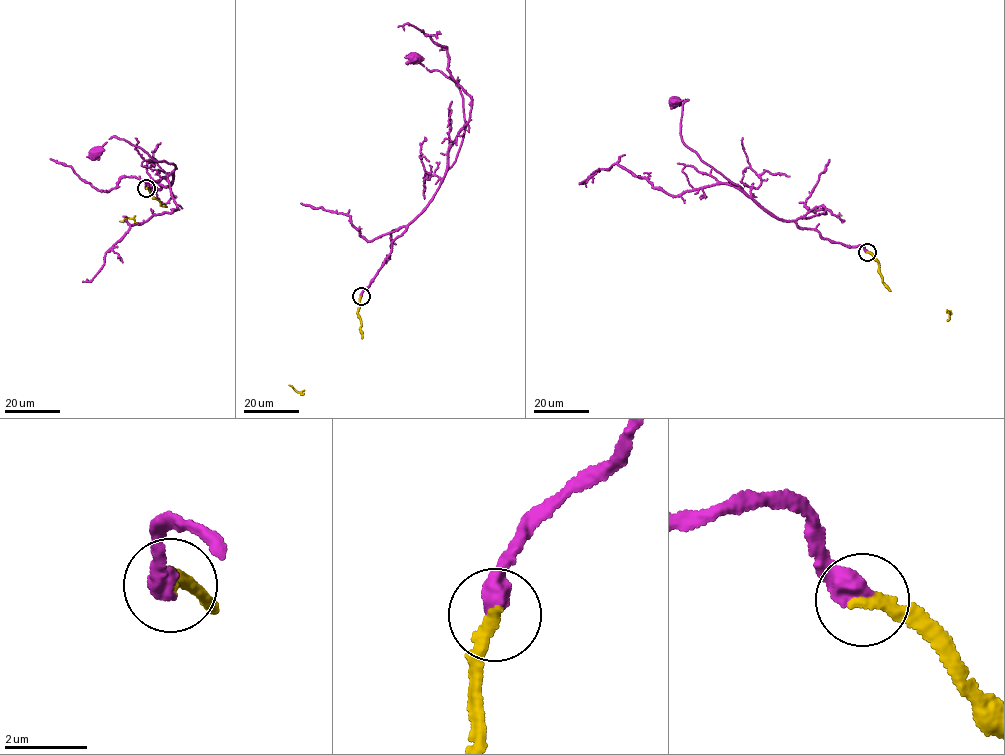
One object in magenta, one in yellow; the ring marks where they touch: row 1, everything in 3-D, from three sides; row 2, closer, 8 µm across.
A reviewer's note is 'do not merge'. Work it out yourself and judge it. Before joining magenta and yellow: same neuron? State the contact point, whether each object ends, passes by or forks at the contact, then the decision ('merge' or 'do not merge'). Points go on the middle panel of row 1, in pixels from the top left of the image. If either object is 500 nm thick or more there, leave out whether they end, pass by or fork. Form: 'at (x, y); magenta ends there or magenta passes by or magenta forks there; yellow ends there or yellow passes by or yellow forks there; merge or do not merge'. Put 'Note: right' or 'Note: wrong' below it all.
at (361, 296); merge
Note: wrong

